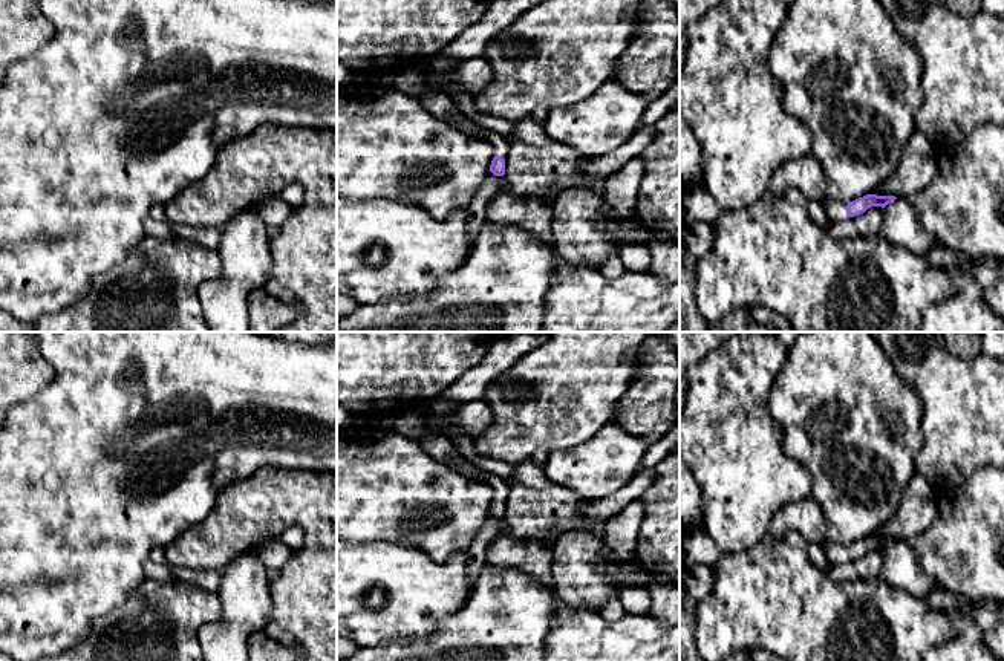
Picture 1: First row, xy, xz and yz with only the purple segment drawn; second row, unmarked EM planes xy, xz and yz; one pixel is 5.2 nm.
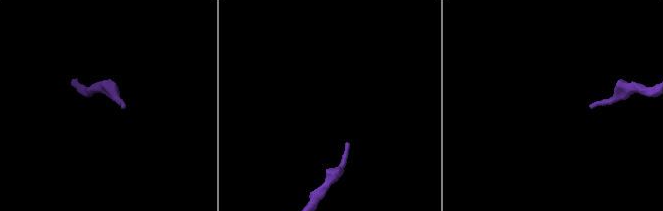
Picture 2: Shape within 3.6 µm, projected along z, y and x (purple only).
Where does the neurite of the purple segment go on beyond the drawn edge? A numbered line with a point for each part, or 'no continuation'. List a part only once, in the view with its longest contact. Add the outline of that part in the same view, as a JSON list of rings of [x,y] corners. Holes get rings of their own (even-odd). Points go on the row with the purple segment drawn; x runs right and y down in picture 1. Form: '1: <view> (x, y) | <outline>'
1: yz (834, 210) | [[[828,197],[822,202],[822,205],[823,205],[830,220],[845,220],[845,219],[848,219],[845,204],[836,202],[836,200]]]

